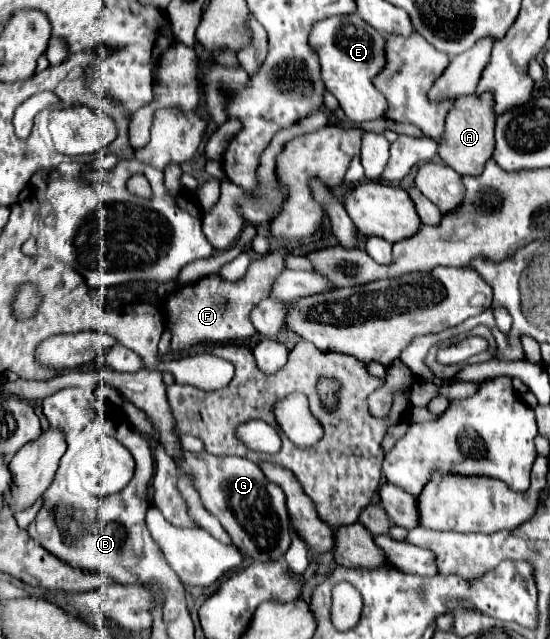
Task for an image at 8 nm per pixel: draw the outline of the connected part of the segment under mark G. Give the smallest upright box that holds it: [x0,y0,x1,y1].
[178,452,292,562]

